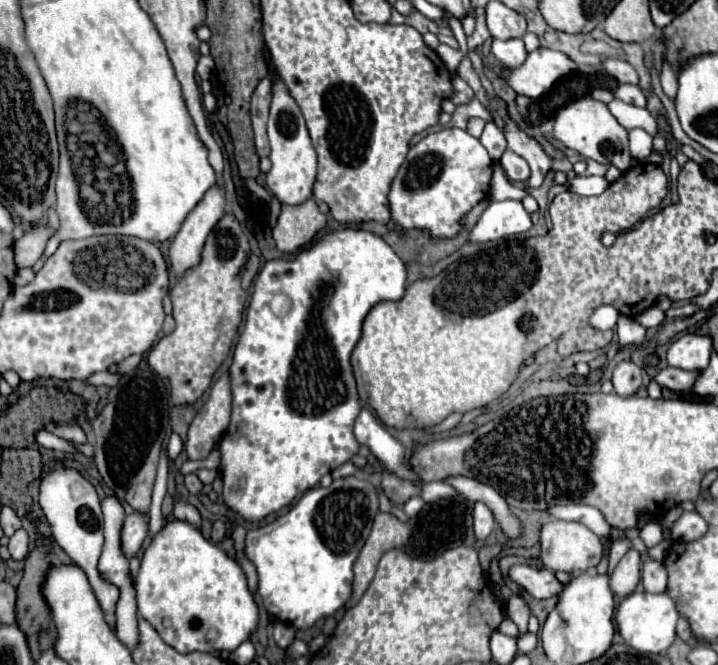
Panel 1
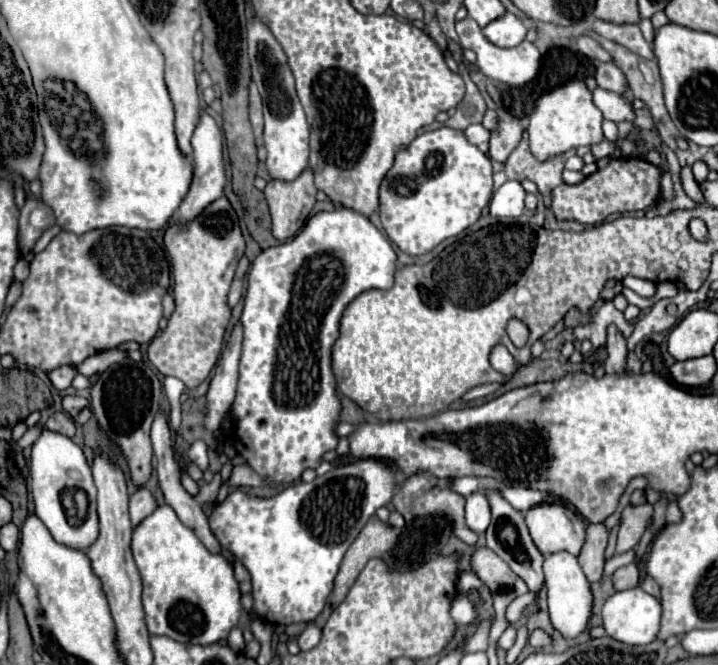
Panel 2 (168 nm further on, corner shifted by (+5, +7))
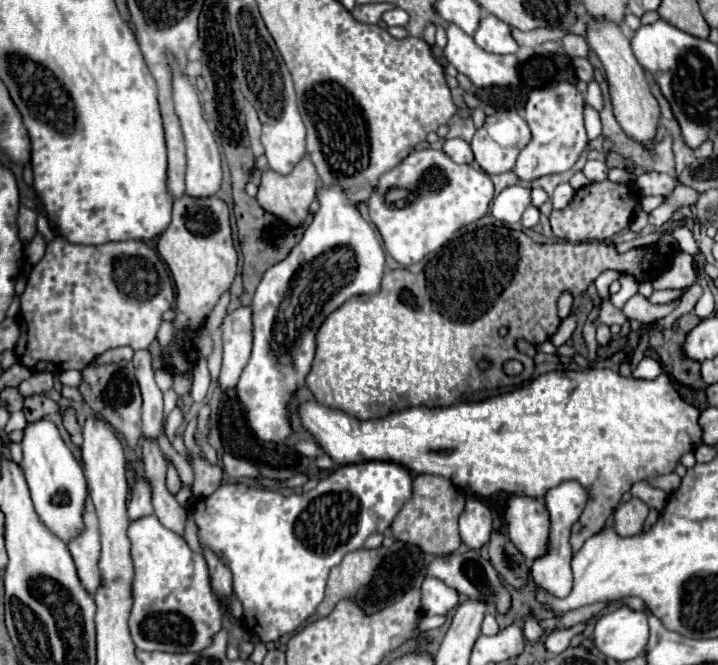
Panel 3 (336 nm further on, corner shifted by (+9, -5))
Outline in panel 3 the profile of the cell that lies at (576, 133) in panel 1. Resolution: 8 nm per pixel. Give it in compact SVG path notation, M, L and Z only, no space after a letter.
M554 82L546 88L532 90L526 102L524 118L532 130L532 140L520 152L514 164L518 180L532 182L546 174L570 170L588 144L584 130L584 96L578 92L578 88L570 82Z

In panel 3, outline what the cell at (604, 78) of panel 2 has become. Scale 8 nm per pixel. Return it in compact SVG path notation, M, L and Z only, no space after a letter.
M572 58L572 66L574 66L576 76L580 80L584 80L584 82L594 80L594 68L592 68L592 64L586 58Z

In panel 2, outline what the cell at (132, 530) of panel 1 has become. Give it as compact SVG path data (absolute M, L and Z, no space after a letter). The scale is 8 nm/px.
M138 488L136 494L130 498L130 522L136 528L146 516L150 516L156 508L154 496L146 488Z

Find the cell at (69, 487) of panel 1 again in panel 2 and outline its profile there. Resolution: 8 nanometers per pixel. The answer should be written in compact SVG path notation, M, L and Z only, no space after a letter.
M44 430L32 446L28 490L36 506L36 516L50 530L52 538L76 550L86 550L98 538L96 486L84 452L70 438Z

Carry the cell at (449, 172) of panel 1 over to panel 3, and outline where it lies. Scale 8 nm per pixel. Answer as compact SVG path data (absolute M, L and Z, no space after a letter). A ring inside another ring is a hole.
M426 148L426 150L410 152L394 170L386 172L380 178L378 186L374 188L372 196L368 198L368 210L370 210L370 220L376 224L380 236L384 240L386 252L402 266L412 266L412 264L420 262L426 254L438 252L444 244L448 244L452 234L458 228L462 228L474 220L480 220L484 214L488 214L488 206L490 206L492 198L494 198L494 184L486 172L476 170L470 164L456 164L442 150ZM390 192L402 192L402 198L398 198L398 200L388 198Z

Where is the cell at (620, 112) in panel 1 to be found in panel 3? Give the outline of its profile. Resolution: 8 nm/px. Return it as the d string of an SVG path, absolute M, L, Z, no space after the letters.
M590 80L590 82L588 82L586 104L590 104L590 106L596 108L596 110L602 108L602 94L600 94L600 88L598 88L598 82L596 82L596 80Z

